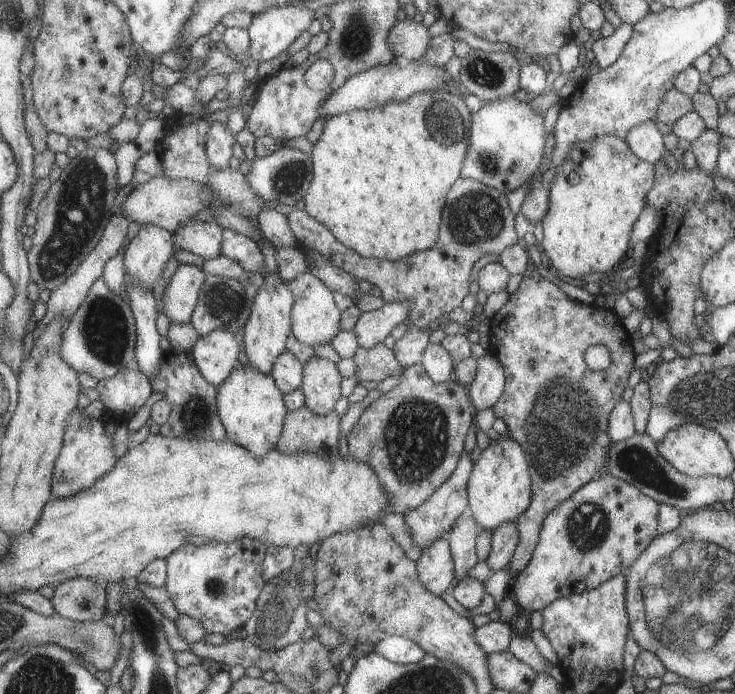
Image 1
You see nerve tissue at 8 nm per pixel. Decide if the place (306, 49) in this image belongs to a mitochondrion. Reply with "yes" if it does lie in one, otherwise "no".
no

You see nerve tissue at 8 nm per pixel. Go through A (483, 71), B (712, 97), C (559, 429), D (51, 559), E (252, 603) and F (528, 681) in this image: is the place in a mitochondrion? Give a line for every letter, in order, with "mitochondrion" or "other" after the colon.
A: mitochondrion
B: other
C: mitochondrion
D: other
E: mitochondrion
F: other

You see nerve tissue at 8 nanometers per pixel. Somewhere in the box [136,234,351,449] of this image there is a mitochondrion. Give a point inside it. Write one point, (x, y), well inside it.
(224, 302)

